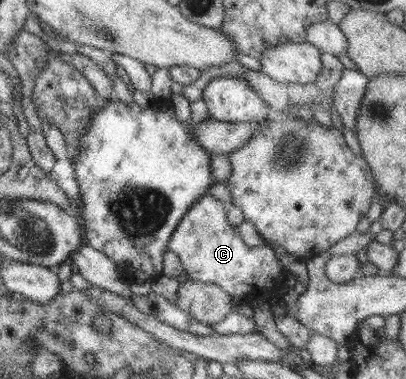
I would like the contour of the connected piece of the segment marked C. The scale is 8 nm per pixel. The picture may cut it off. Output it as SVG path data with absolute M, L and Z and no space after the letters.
M213 196L199 198L189 212L185 212L179 224L175 227L174 233L168 242L168 249L179 255L183 270L189 276L189 280L207 282L219 285L227 294L234 298L240 298L242 302L253 302L260 299L268 301L273 310L284 308L282 286L282 270L285 269L279 259L275 257L275 251L268 245L259 247L248 247L241 239L238 228L233 227L227 219L229 206L216 200Z

